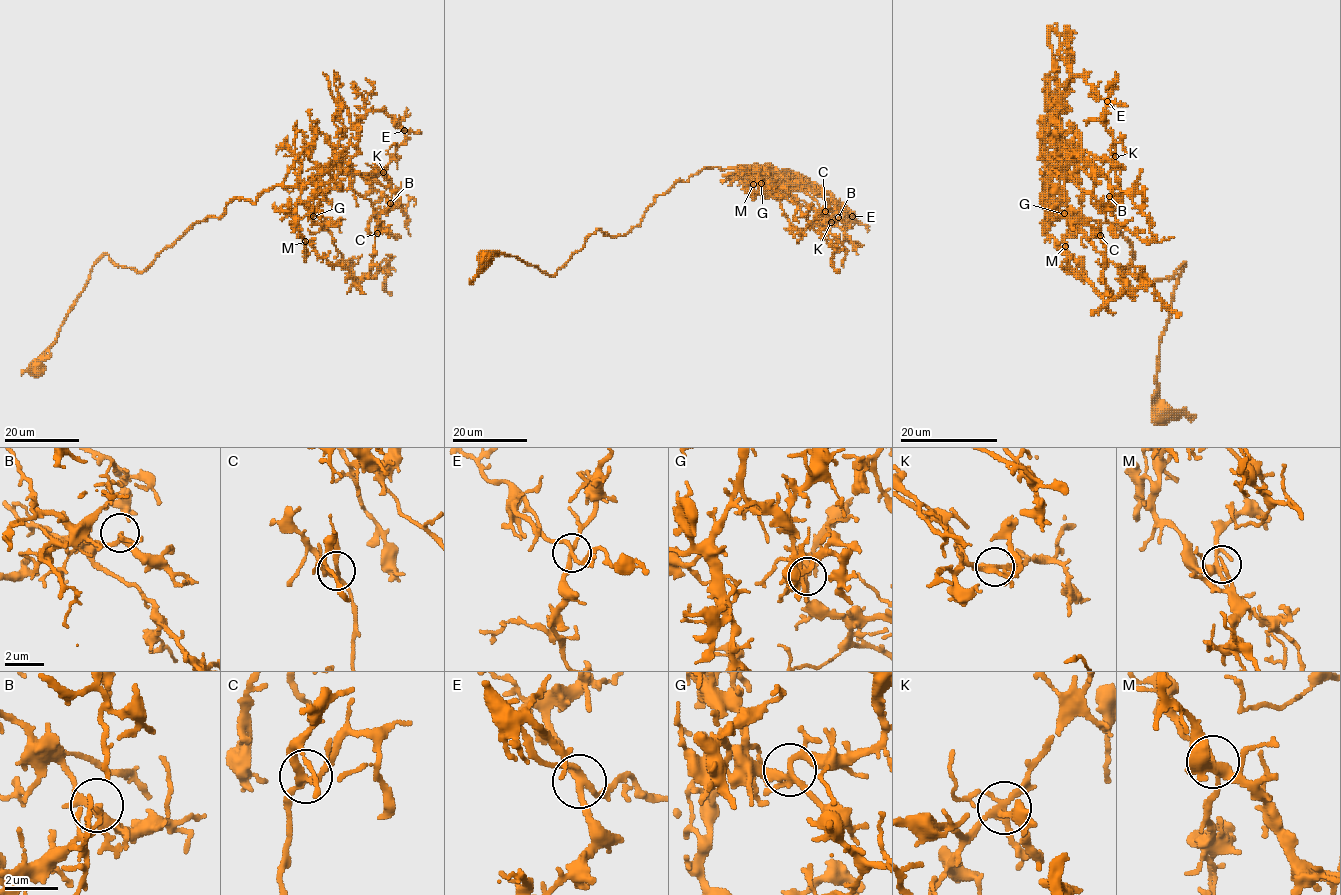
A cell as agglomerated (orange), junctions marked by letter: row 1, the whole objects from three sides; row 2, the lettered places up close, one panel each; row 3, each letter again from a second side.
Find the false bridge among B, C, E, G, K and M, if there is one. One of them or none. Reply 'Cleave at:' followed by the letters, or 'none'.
Cleave at: none

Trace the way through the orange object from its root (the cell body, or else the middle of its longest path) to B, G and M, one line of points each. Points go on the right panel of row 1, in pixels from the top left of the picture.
B: (1162, 412), (1157, 356), (1184, 263), (1132, 286), (1116, 226), (1072, 215), (1042, 179), (1081, 156), (1109, 196)
G: (1162, 412), (1157, 356), (1184, 263), (1132, 286), (1116, 226), (1072, 215), (1044, 175), (1064, 213)
M: (1162, 412), (1157, 356), (1184, 263), (1132, 286), (1116, 226), (1072, 215), (1044, 175), (1048, 233), (1065, 246)

